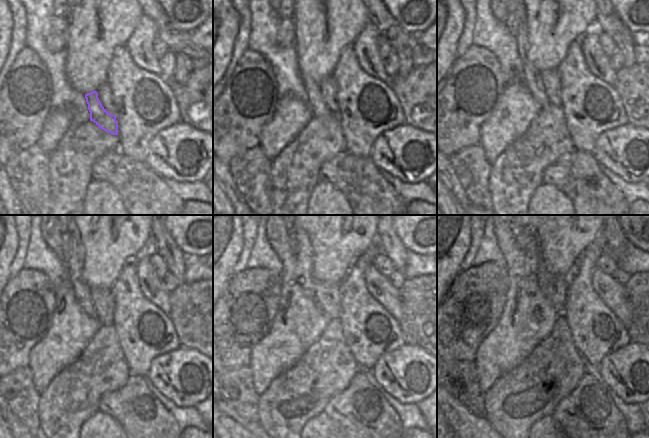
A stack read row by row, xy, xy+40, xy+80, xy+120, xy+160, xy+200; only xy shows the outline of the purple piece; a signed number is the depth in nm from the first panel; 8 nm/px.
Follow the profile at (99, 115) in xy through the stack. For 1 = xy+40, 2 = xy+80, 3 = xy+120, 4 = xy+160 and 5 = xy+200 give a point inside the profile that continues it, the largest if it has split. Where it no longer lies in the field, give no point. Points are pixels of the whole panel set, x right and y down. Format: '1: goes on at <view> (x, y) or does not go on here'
1: goes on at xy+40 (315, 100)
2: goes on at xy+80 (532, 77)
3: goes on at xy+120 (75, 264)
4: goes on at xy+160 (303, 270)
5: goes on at xy+200 (532, 249)

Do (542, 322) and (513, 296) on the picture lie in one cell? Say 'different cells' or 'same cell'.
same cell

